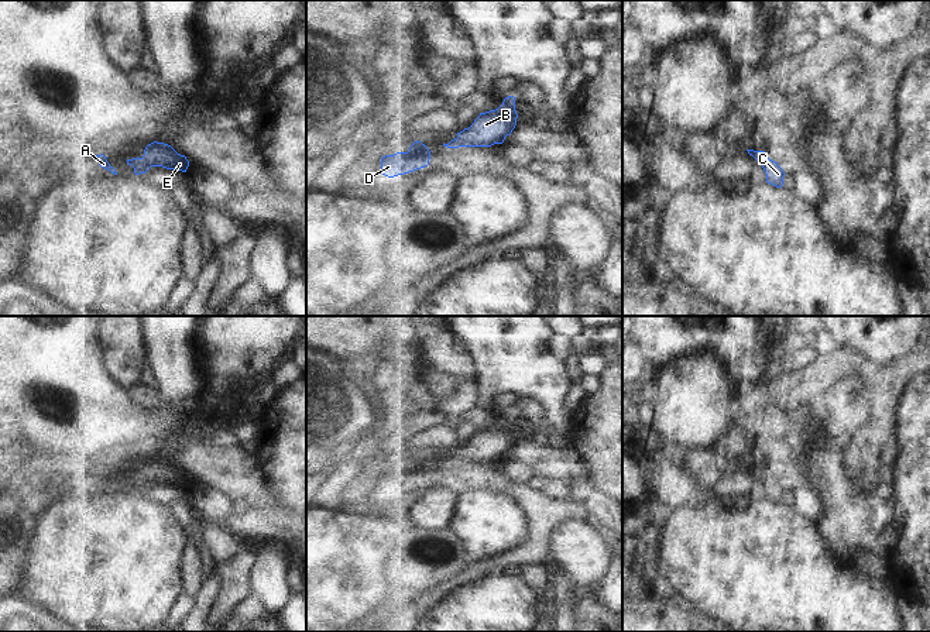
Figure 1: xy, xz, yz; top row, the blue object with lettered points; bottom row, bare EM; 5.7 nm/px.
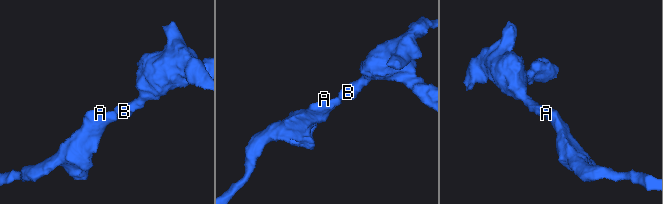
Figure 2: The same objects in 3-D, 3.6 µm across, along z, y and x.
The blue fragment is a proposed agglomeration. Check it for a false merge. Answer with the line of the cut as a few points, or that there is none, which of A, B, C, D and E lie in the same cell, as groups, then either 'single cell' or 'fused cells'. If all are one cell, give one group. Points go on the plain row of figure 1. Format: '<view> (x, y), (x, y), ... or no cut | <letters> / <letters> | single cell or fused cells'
no cut | A B C D E | single cell

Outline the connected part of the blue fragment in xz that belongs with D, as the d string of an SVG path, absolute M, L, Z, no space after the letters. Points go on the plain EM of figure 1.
M415 457L408 468L397 468L381 474L380 490L394 494L429 481L430 467L421 457Z

